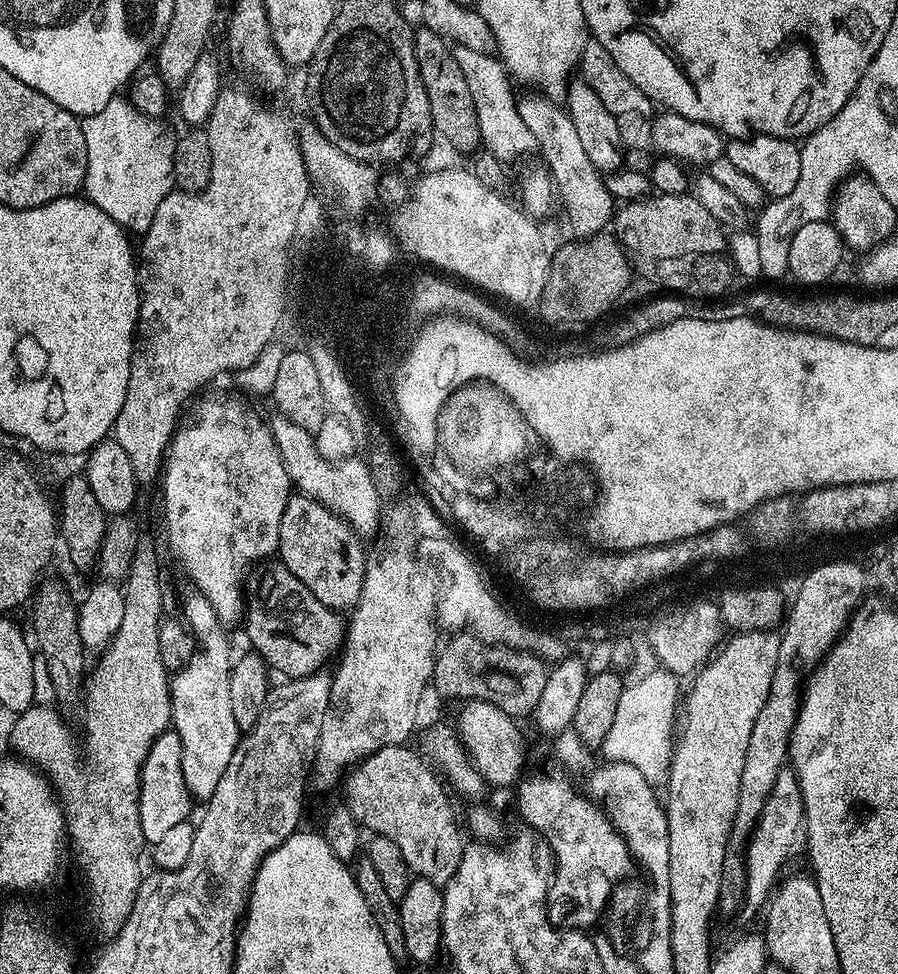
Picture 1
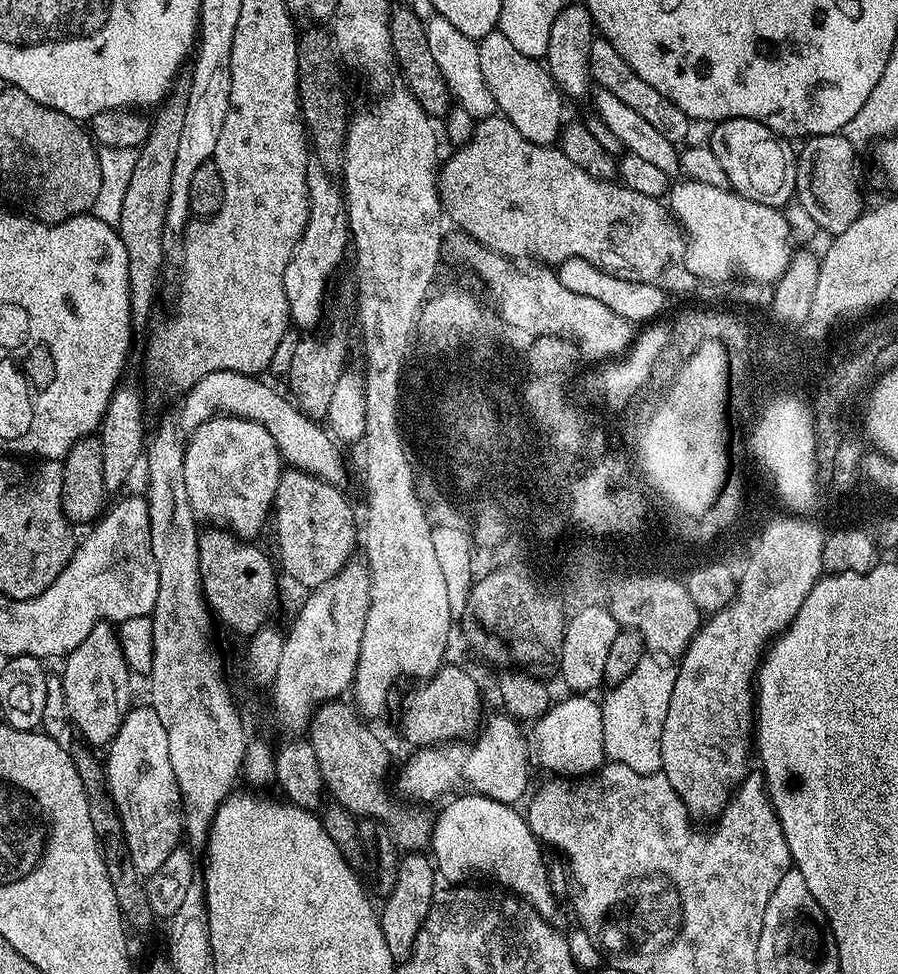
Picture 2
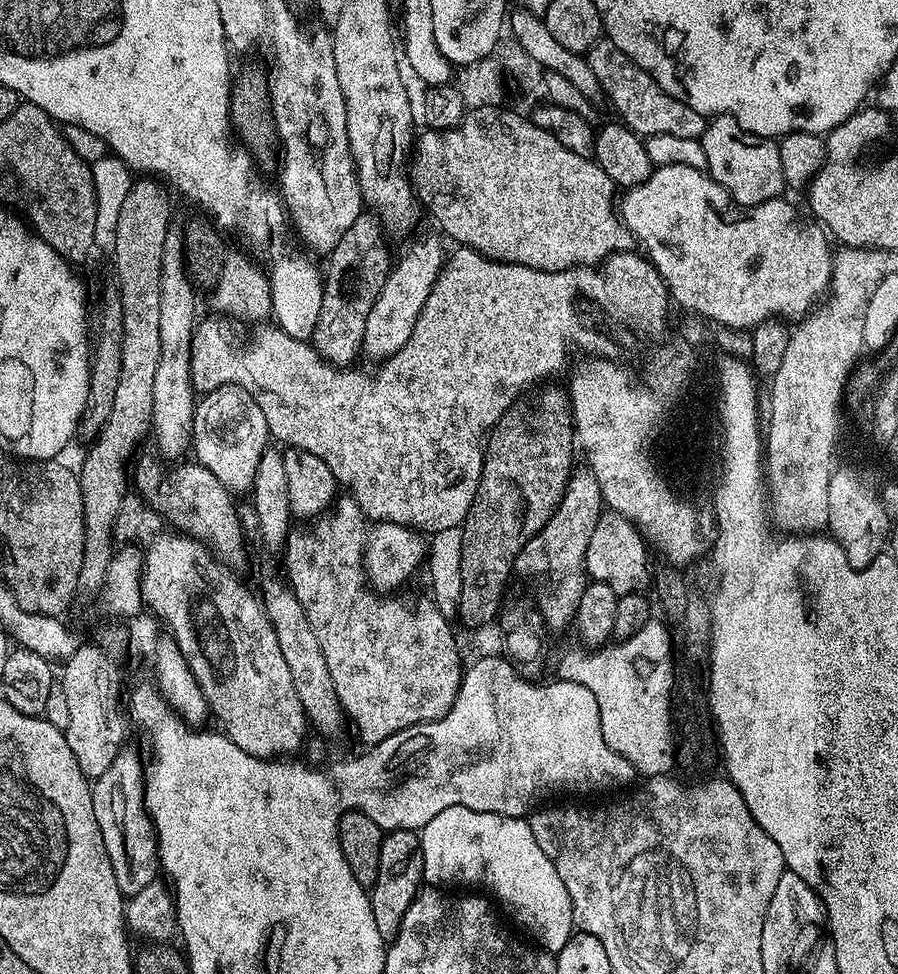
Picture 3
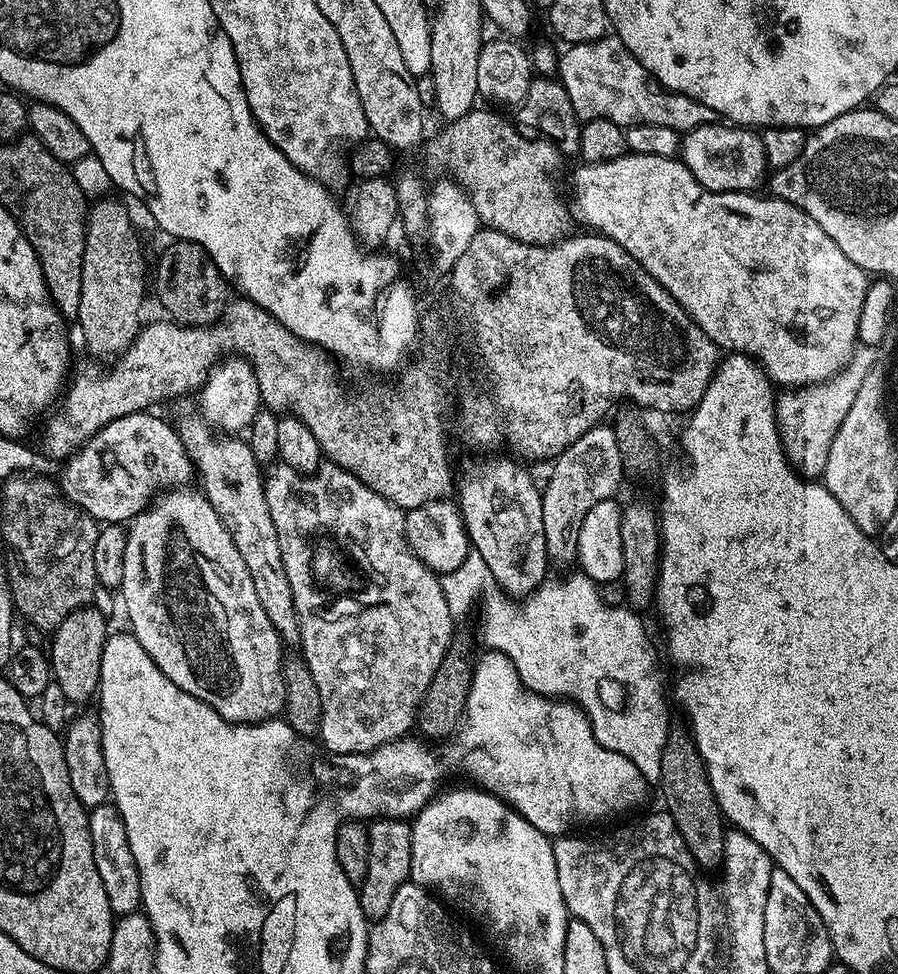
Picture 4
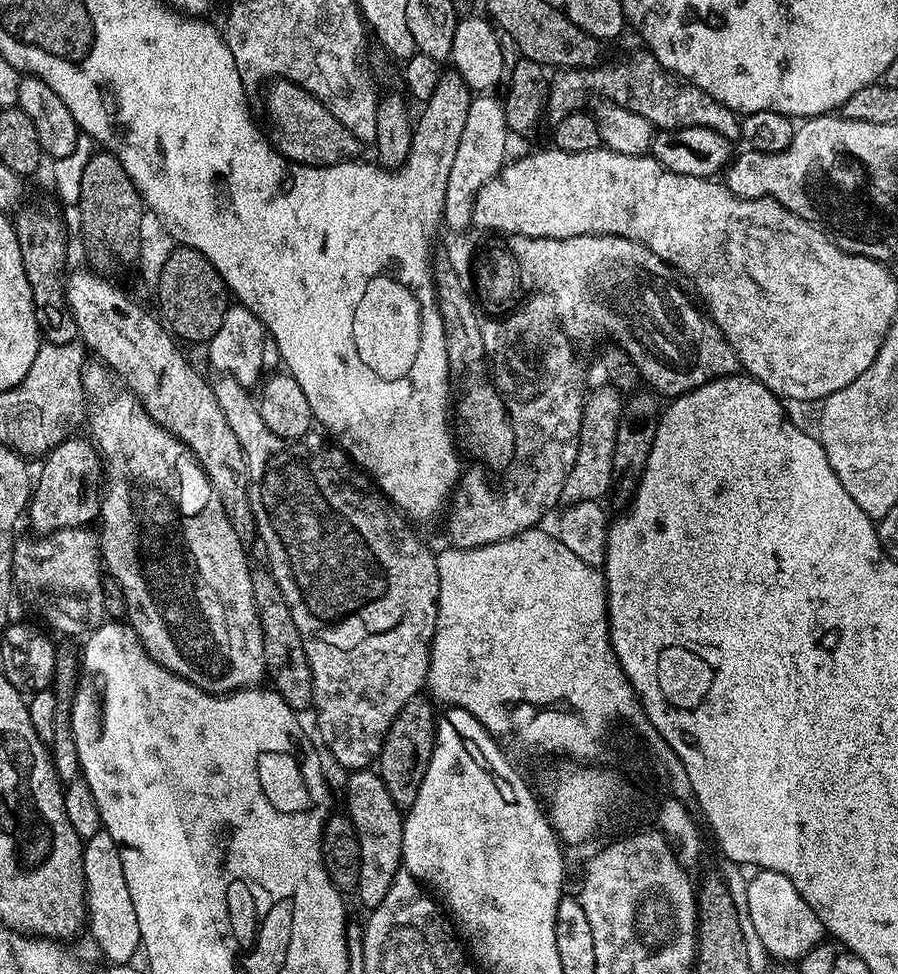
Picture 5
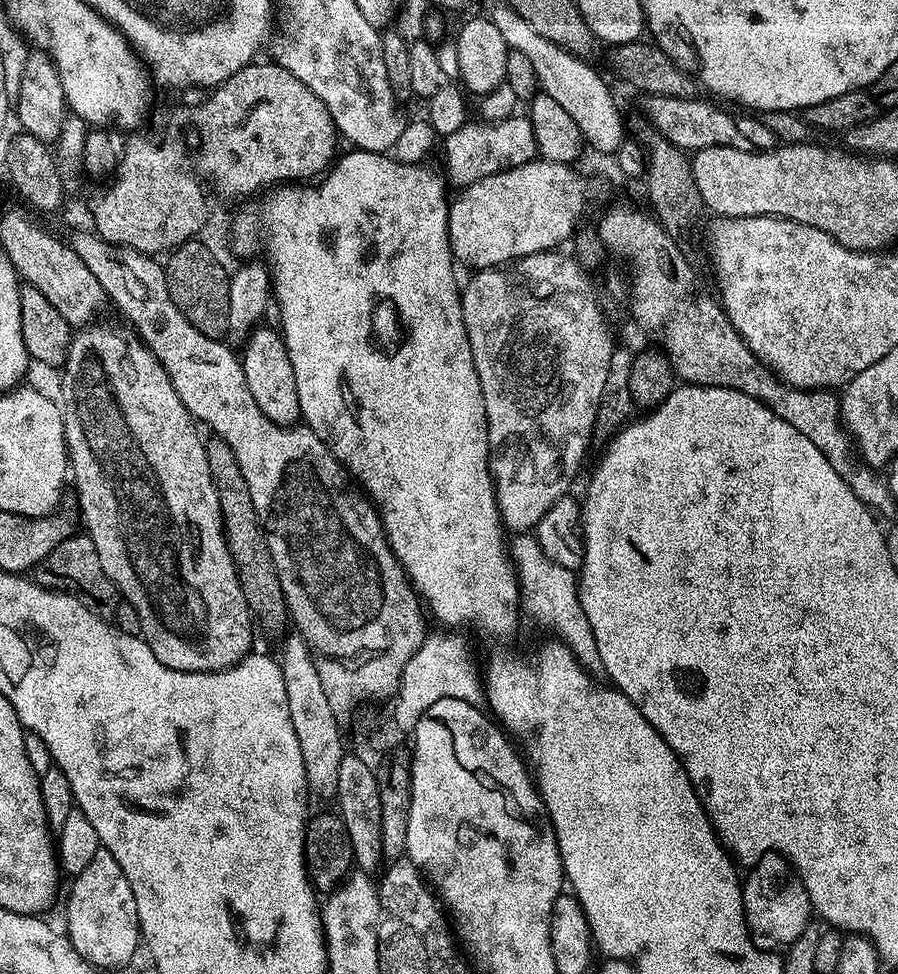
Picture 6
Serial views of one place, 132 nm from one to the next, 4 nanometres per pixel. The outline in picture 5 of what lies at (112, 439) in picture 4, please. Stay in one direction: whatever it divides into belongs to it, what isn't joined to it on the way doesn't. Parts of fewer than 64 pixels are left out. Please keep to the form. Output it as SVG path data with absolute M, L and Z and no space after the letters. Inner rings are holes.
M87 439L84 440L63 440L43 457L44 465L40 468L40 477L35 477L26 509L26 520L32 523L33 533L47 534L67 528L83 528L91 525L91 520L97 519L98 492L84 484L84 480L92 480L95 476L97 479L98 453Z

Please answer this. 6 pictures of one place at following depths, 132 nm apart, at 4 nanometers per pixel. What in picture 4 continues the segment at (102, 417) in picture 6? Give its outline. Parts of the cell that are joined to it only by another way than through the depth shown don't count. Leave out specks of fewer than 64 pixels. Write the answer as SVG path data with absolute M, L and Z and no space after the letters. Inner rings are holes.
M192 486L165 491L157 495L143 512L132 517L126 529L125 566L118 592L119 595L124 595L124 608L128 611L129 622L132 623L130 631L142 646L142 650L150 654L154 666L158 666L158 670L162 670L162 674L166 674L166 678L170 678L174 686L186 690L186 694L194 694L194 698L206 702L206 706L213 708L231 724L260 724L264 720L277 719L283 713L286 702L286 682L284 681L286 652L283 652L285 649L282 647L280 633L274 630L270 618L266 618L266 610L262 610L262 602L258 602L258 593L254 591L250 570L246 570L246 562L242 562L242 554L238 554L238 546L234 546L230 538L230 530L226 530L222 518L218 518L218 510L210 506L203 491Z

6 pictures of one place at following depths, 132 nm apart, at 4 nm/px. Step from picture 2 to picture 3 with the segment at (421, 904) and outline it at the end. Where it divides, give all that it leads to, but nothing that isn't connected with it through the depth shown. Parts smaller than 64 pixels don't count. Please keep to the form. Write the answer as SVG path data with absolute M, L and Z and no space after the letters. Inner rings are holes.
M396 826L393 832L389 831L382 842L382 854L378 854L378 878L370 890L370 910L374 910L374 923L378 925L378 934L382 934L385 942L390 942L398 934L402 918L410 908L410 902L422 887L424 867L422 866L422 846L420 833L408 826Z

